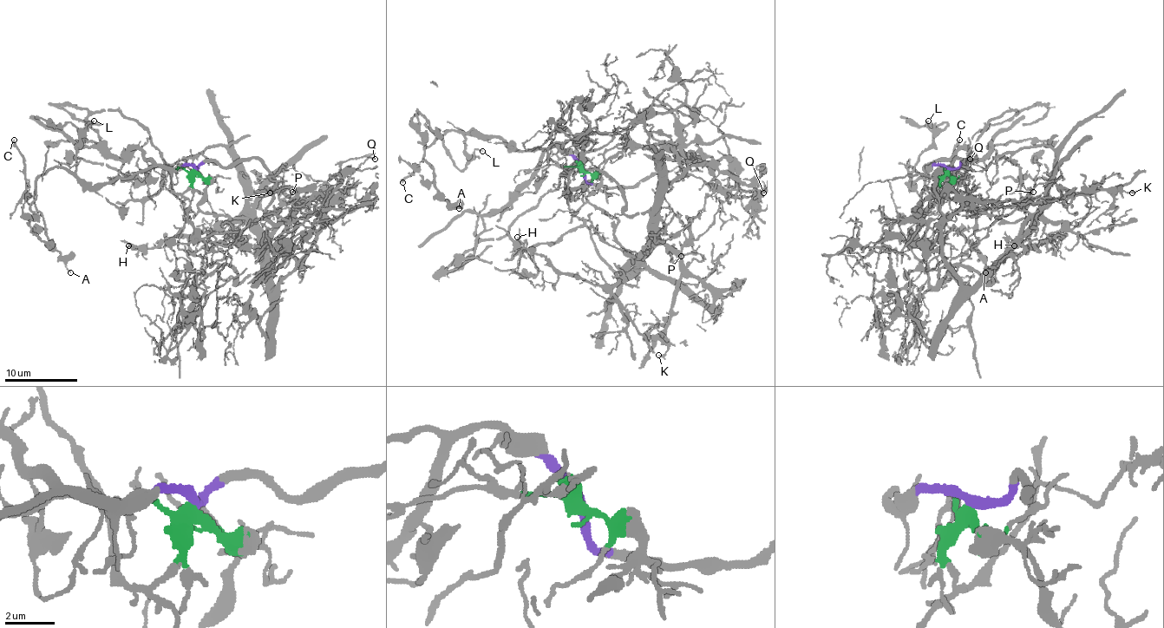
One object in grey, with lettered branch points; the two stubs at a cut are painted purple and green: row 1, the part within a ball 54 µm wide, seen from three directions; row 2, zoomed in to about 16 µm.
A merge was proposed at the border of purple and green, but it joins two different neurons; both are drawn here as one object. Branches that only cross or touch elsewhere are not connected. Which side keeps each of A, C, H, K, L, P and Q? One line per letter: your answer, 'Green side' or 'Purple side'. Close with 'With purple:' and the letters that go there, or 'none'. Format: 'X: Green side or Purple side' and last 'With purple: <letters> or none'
A: Purple side
C: Purple side
H: Green side
K: Green side
L: Purple side
P: Green side
Q: Green side
With purple: A, C, L

